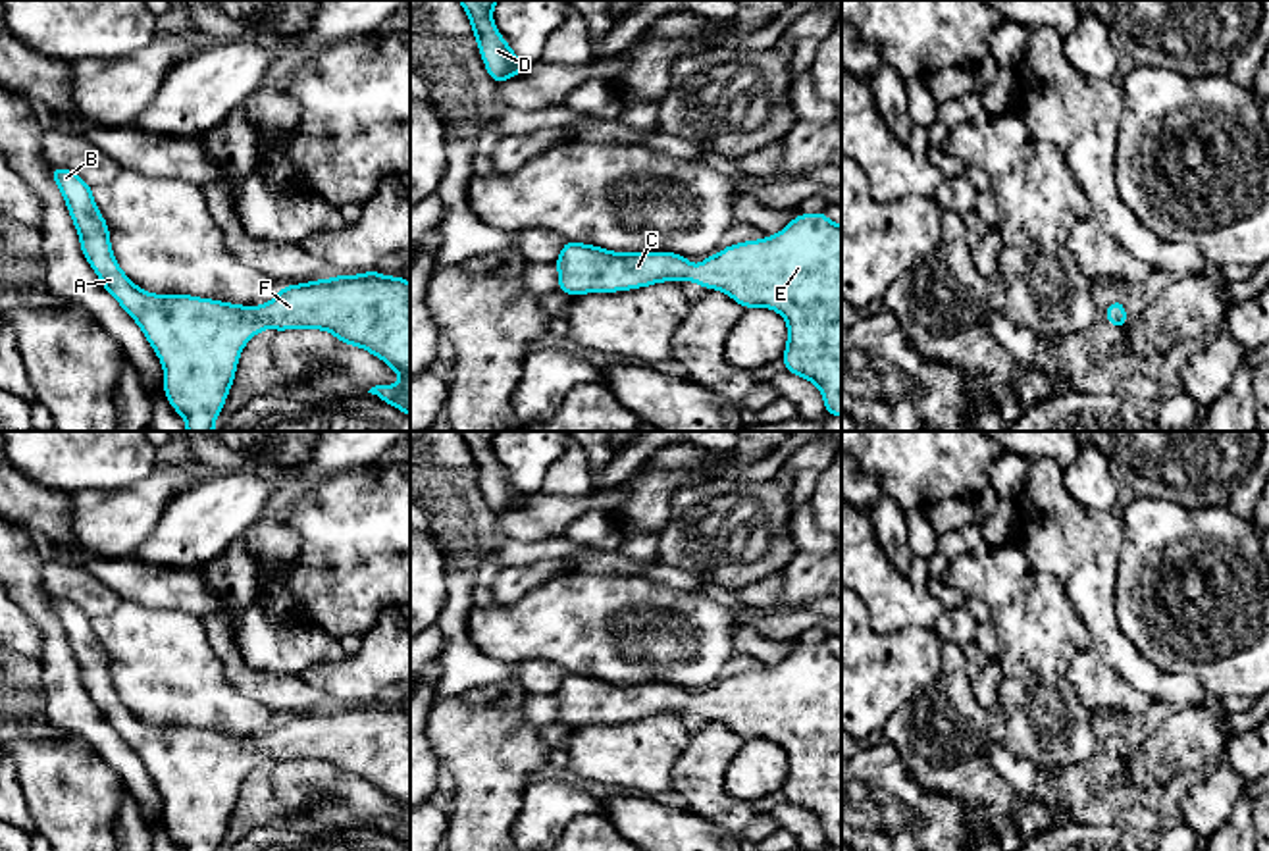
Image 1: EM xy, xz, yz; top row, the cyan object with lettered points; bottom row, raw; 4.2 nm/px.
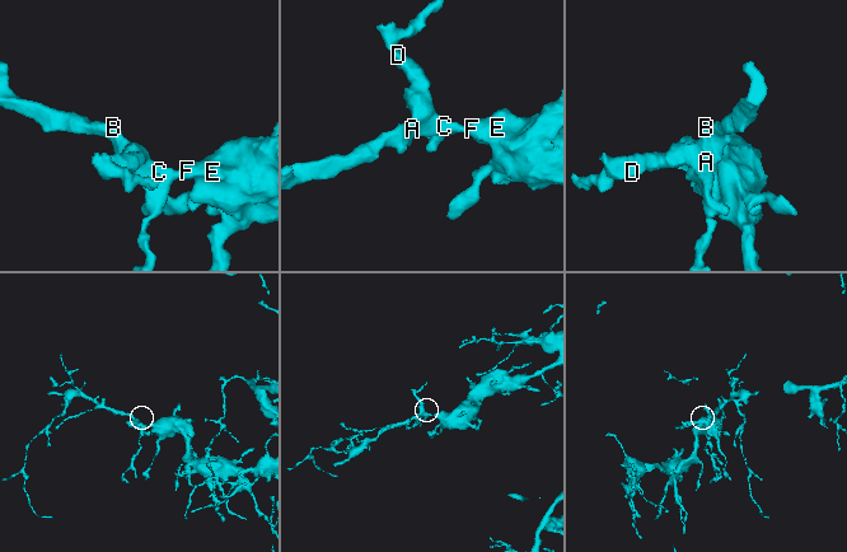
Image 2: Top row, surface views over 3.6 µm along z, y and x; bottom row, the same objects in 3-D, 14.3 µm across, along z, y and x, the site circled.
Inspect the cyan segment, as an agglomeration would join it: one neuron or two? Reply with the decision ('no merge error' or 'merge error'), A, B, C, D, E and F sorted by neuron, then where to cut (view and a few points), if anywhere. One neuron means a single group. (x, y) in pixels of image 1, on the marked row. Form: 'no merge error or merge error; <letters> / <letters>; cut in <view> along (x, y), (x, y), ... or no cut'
no merge error; A B C D E F; no cut

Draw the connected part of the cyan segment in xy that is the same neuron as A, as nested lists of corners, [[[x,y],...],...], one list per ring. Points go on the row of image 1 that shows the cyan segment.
[[[54,168],[52,179],[77,227],[81,252],[156,350],[164,366],[162,387],[187,431],[214,431],[241,350],[266,327],[316,327],[379,356],[401,381],[368,393],[410,416],[410,283],[401,275],[385,277],[374,270],[285,285],[264,306],[144,293],[117,266],[92,189],[65,168]]]

